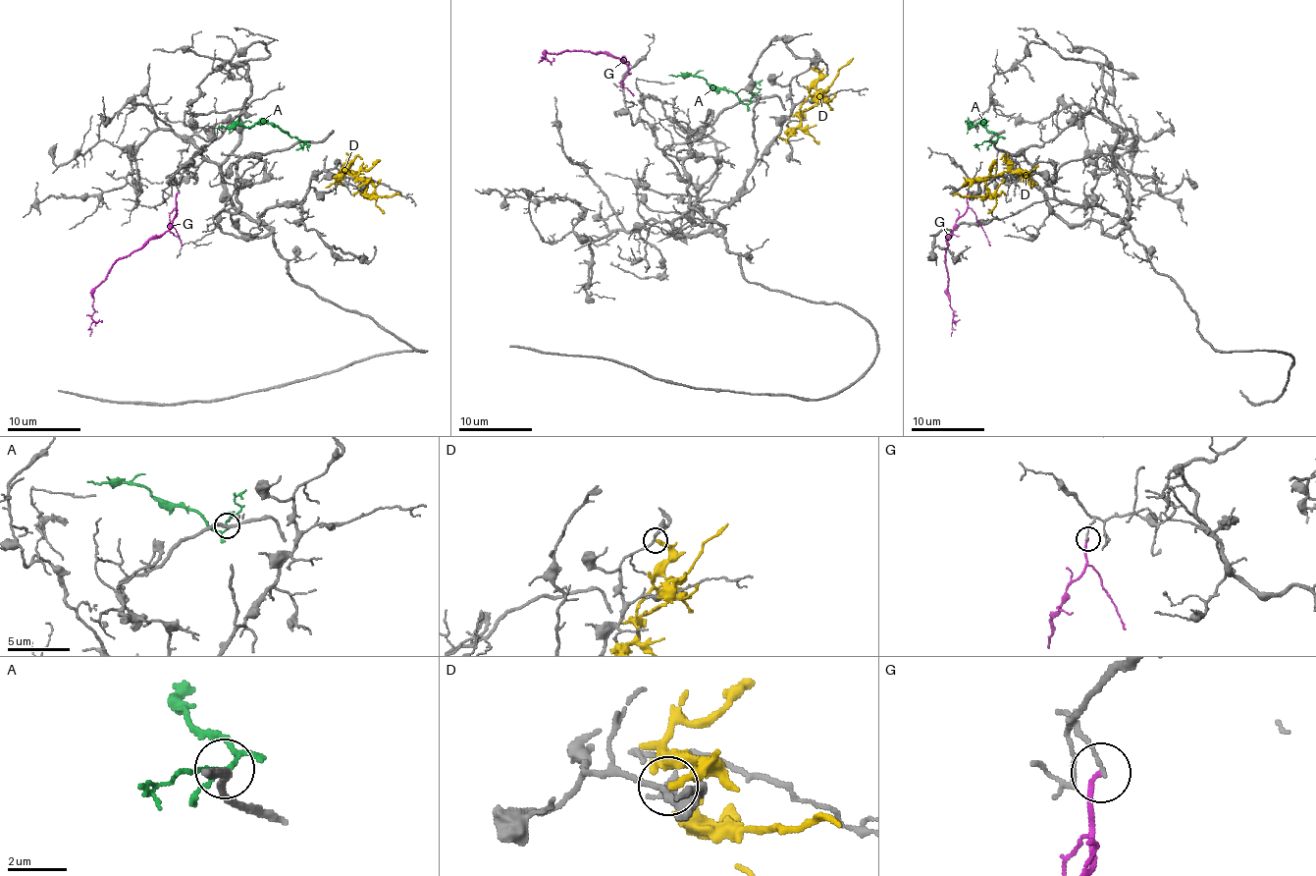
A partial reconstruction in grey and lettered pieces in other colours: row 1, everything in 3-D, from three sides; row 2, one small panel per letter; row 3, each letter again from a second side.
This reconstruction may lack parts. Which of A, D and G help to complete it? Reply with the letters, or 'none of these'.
none of these

